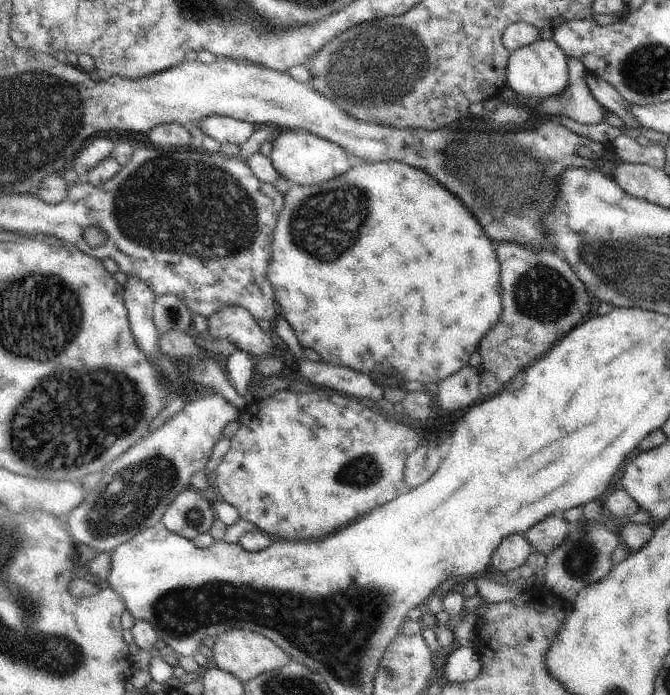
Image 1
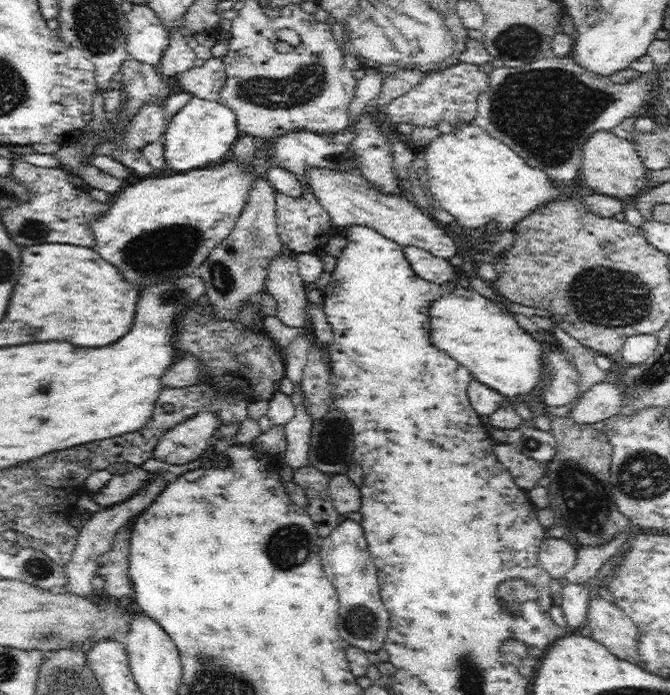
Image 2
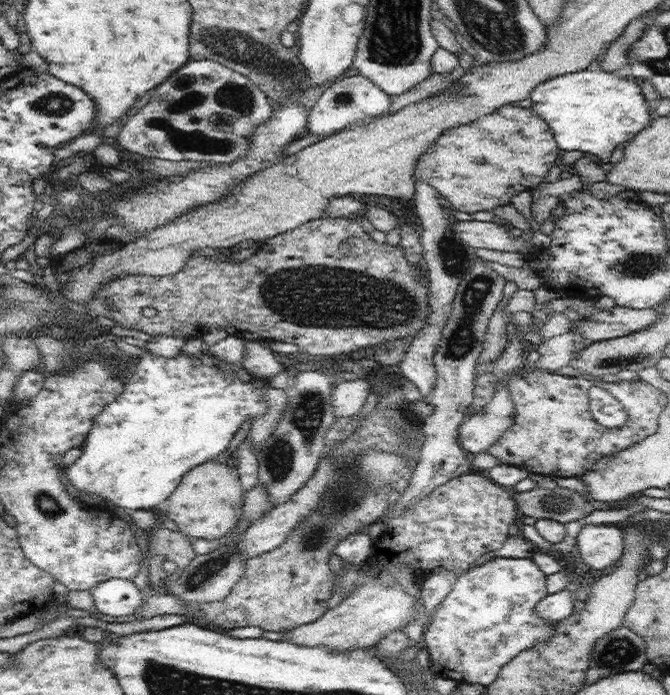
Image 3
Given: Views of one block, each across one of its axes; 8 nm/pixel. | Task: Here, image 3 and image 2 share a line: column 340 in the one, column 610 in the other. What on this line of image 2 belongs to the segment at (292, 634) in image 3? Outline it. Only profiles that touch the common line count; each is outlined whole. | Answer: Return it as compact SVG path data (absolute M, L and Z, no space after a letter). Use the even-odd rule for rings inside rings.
M602 597L589 600L586 625L590 627L590 636L596 642L606 646L612 654L616 654L618 658L622 658L624 661L640 665L638 654L639 628L616 603L609 602Z

